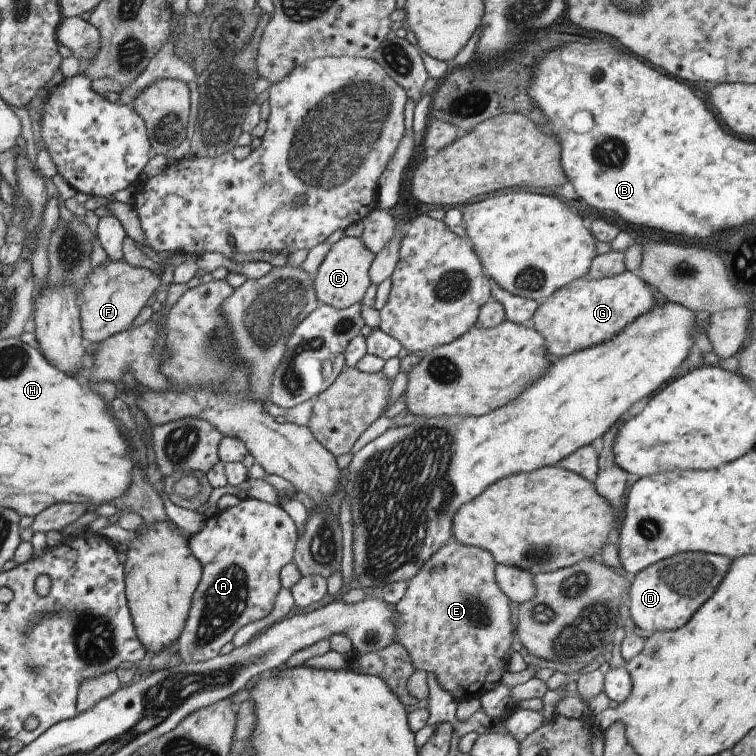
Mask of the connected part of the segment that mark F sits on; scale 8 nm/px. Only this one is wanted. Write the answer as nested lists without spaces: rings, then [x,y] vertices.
[[[107,258],[101,266],[92,268],[80,292],[80,336],[83,342],[99,344],[129,328],[159,284],[160,278],[148,269],[129,266],[123,259],[112,262]]]

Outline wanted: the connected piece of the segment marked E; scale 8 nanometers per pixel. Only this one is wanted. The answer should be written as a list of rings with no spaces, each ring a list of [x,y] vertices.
[[[447,540],[407,582],[403,598],[394,606],[396,640],[403,646],[411,667],[433,674],[439,688],[451,695],[456,703],[479,699],[495,687],[506,672],[509,650],[513,642],[514,624],[507,596],[495,583],[496,563],[491,554],[478,547],[469,547]]]

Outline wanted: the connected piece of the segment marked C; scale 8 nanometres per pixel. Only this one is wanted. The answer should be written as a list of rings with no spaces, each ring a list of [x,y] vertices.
[[[343,237],[331,244],[324,256],[313,280],[314,294],[319,304],[330,305],[337,309],[345,309],[360,303],[370,282],[368,271],[374,255],[360,242],[359,237]]]

